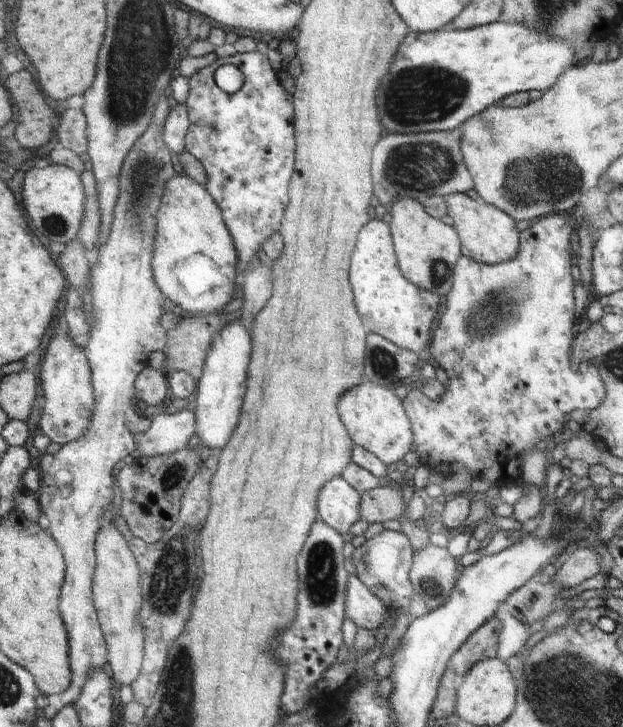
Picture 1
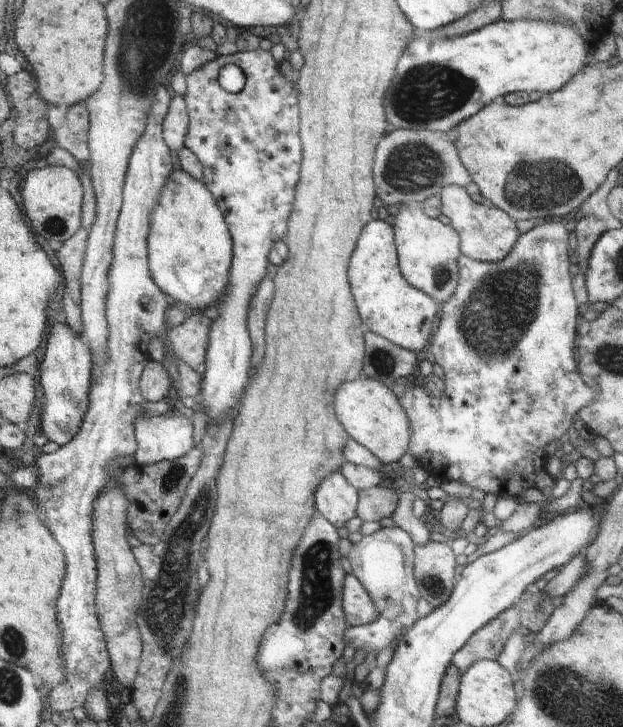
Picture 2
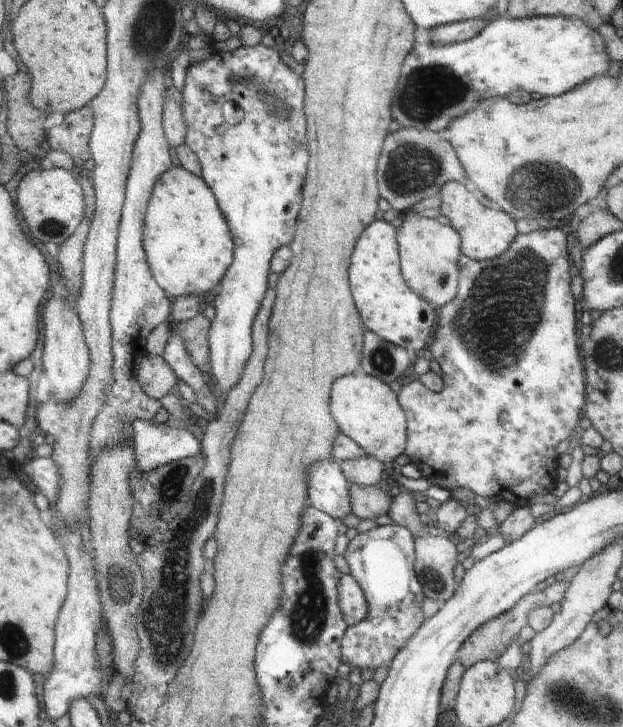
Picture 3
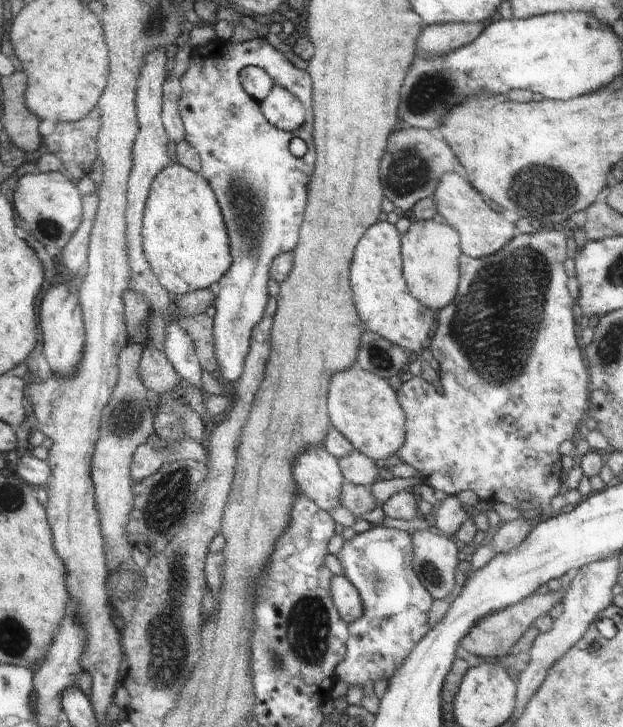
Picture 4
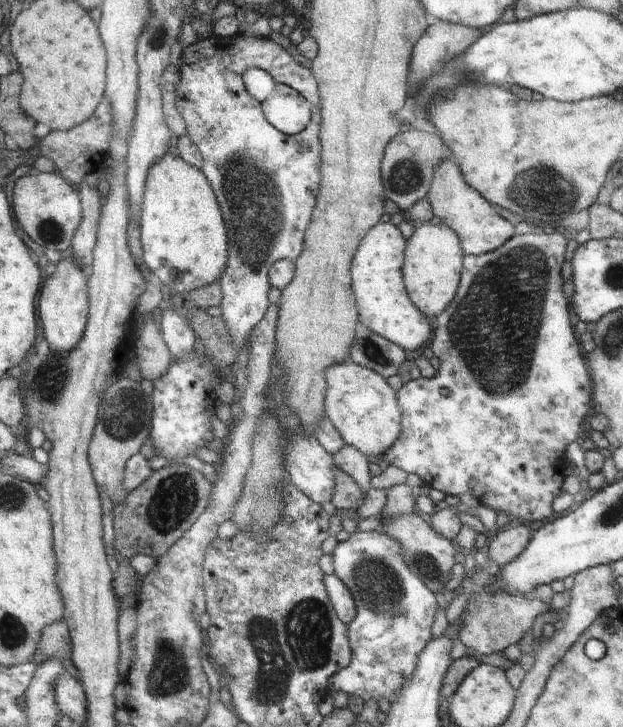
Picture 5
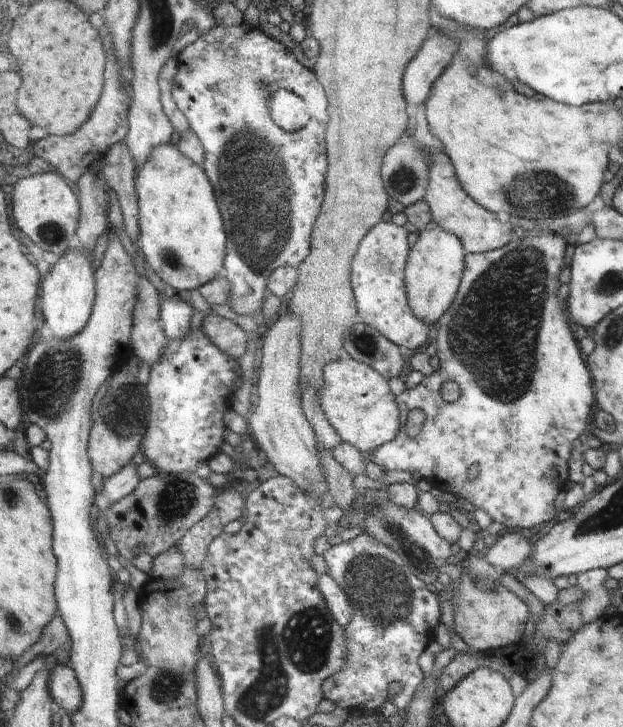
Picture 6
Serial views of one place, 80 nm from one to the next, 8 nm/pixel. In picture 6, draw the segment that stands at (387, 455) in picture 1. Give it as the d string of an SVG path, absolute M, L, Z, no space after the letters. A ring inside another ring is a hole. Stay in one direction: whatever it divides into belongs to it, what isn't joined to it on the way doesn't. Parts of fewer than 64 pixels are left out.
M348 354L330 361L324 368L324 385L319 388L319 403L326 420L344 442L358 447L363 455L385 445L397 436L403 414L394 402L388 382L374 367L353 359Z

